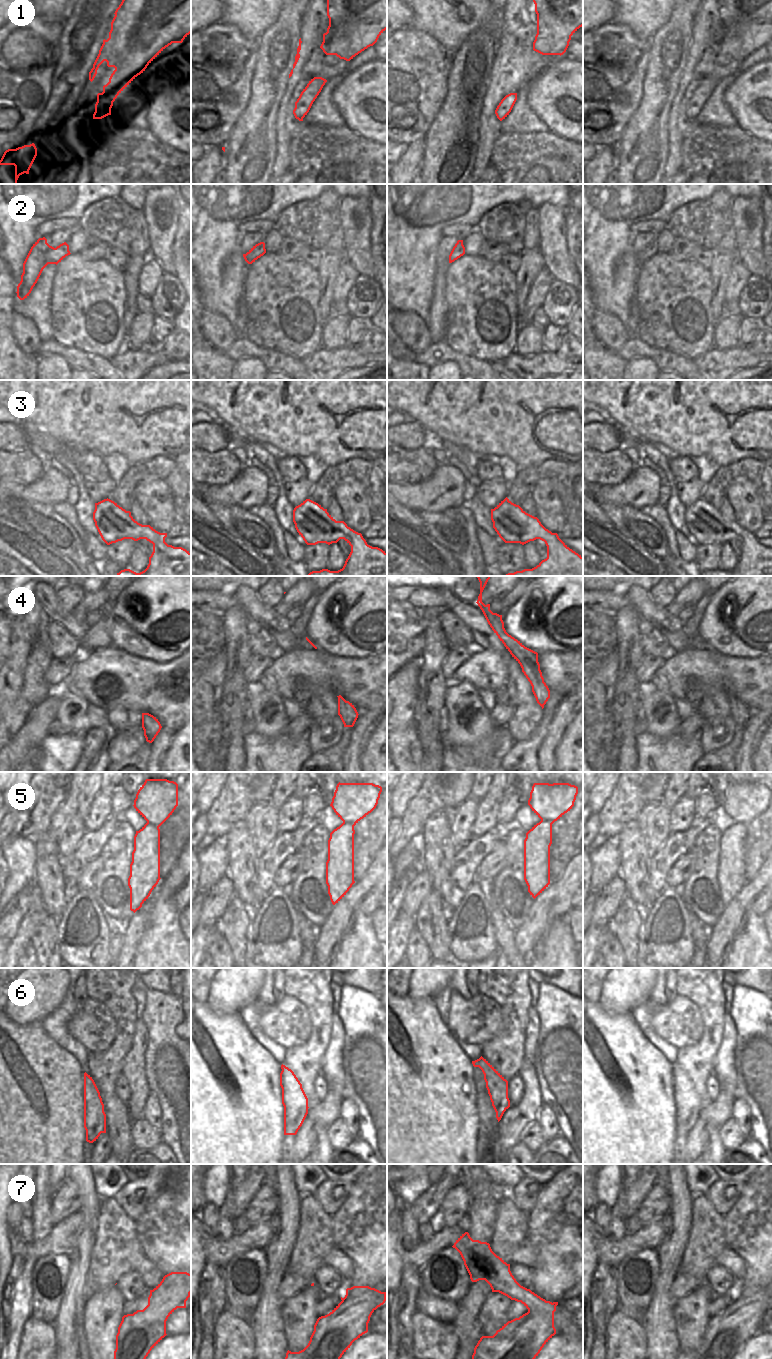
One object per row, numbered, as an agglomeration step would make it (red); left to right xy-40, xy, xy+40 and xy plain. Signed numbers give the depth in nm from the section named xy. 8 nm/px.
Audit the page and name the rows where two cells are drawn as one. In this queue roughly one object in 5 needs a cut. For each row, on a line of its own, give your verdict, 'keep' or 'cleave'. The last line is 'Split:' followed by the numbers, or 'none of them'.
1: keep
2: keep
3: keep
4: keep
5: keep
6: keep
7: cleave
Split: 7

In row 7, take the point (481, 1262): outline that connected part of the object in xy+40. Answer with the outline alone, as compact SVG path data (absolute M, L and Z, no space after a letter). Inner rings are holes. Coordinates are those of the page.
M468 1232L452 1246L461 1255L472 1282L485 1280L492 1292L499 1292L511 1300L521 1302L528 1312L555 1312L556 1306L530 1289L521 1286L510 1271L510 1264L497 1256L490 1244L473 1240Z

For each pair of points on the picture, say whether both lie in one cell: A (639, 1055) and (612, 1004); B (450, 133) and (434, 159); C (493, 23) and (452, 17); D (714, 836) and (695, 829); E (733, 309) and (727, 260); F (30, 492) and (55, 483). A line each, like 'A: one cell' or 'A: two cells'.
A: two cells
B: one cell
C: one cell
D: two cells
E: two cells
F: one cell

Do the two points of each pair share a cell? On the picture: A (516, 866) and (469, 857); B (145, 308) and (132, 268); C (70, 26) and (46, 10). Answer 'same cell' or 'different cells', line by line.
A: different cells
B: different cells
C: different cells

